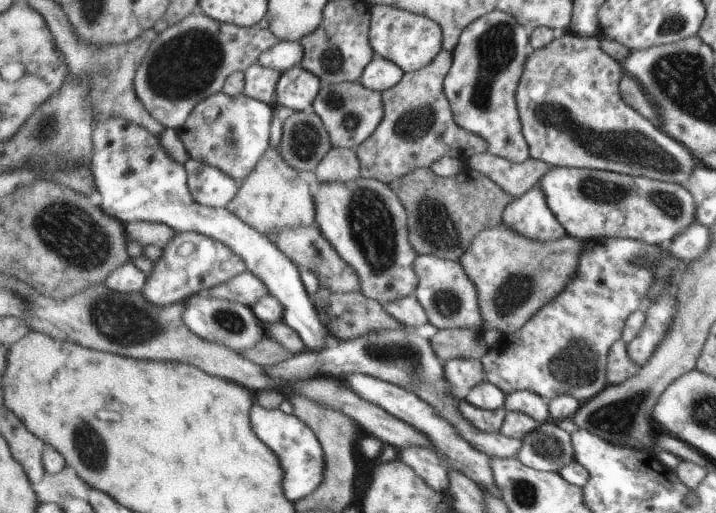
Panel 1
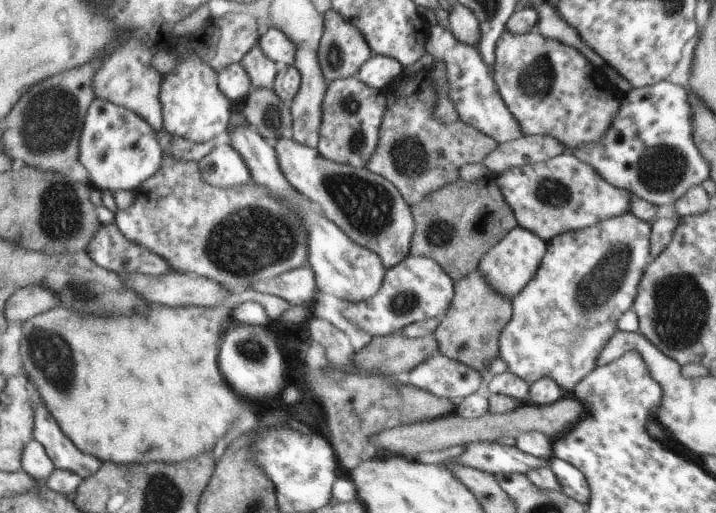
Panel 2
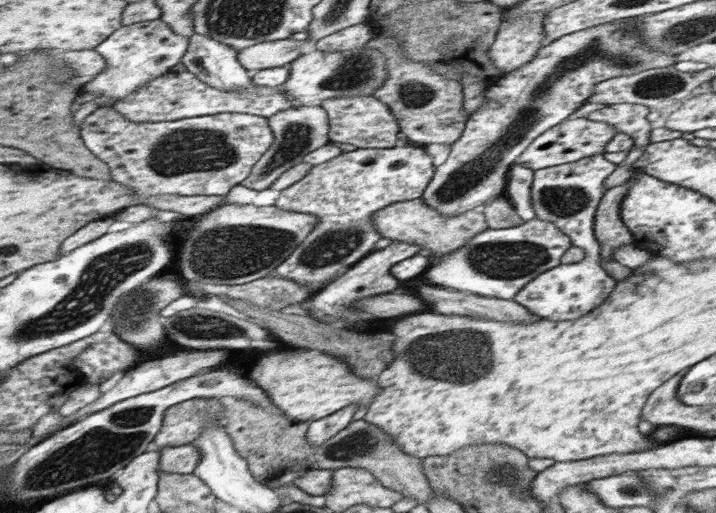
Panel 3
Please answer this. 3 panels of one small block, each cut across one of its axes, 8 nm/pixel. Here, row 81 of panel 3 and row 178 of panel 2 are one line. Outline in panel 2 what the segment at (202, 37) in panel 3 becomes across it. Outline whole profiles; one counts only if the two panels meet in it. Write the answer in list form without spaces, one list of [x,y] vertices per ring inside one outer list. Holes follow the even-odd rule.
[[[220,141],[201,162],[206,180],[218,188],[242,187],[252,180],[252,172],[242,155],[226,142]]]

